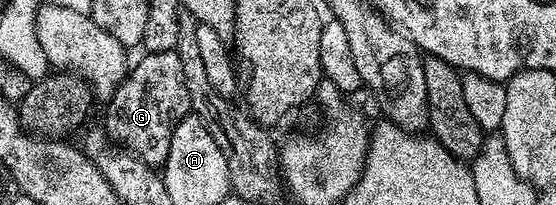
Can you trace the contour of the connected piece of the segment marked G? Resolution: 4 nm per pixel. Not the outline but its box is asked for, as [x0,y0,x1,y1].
[104,50,192,164]

